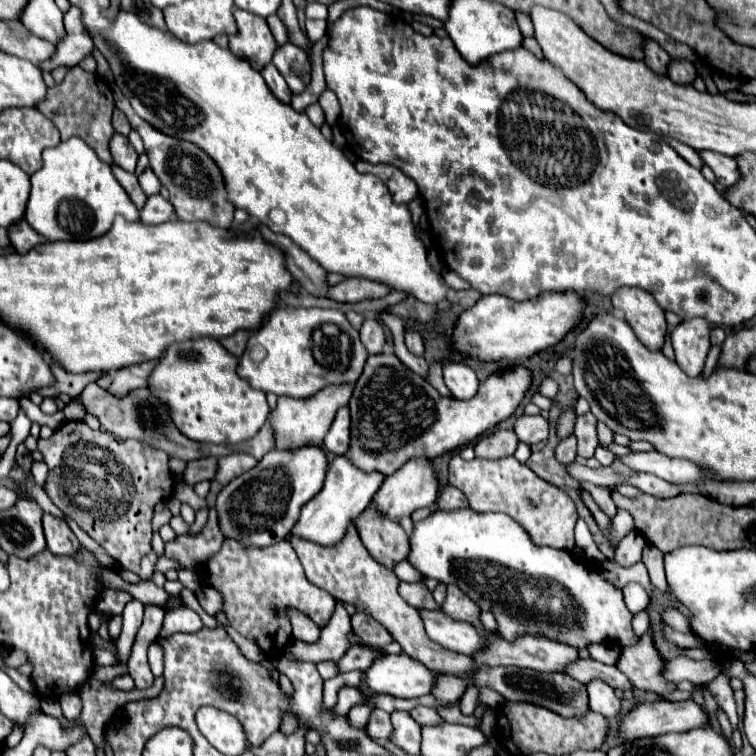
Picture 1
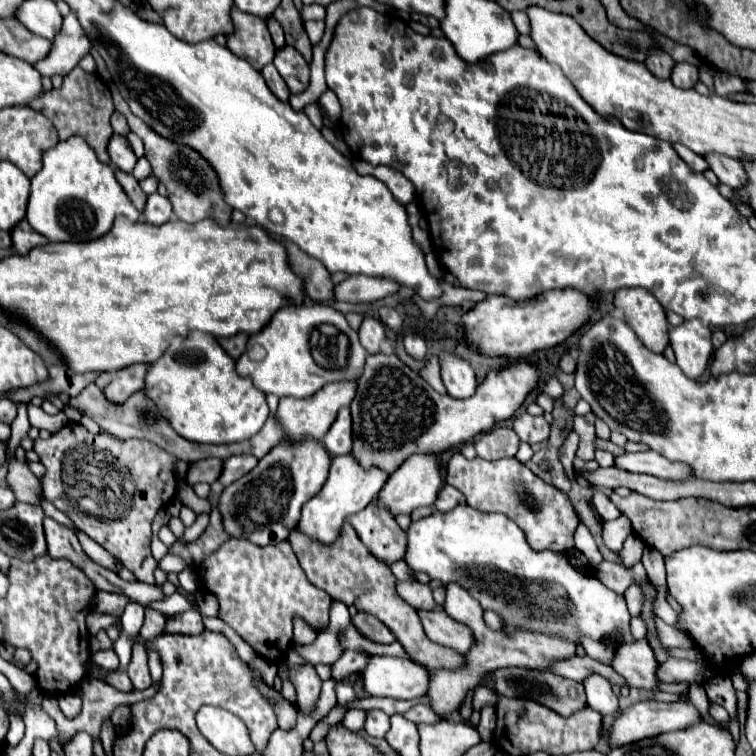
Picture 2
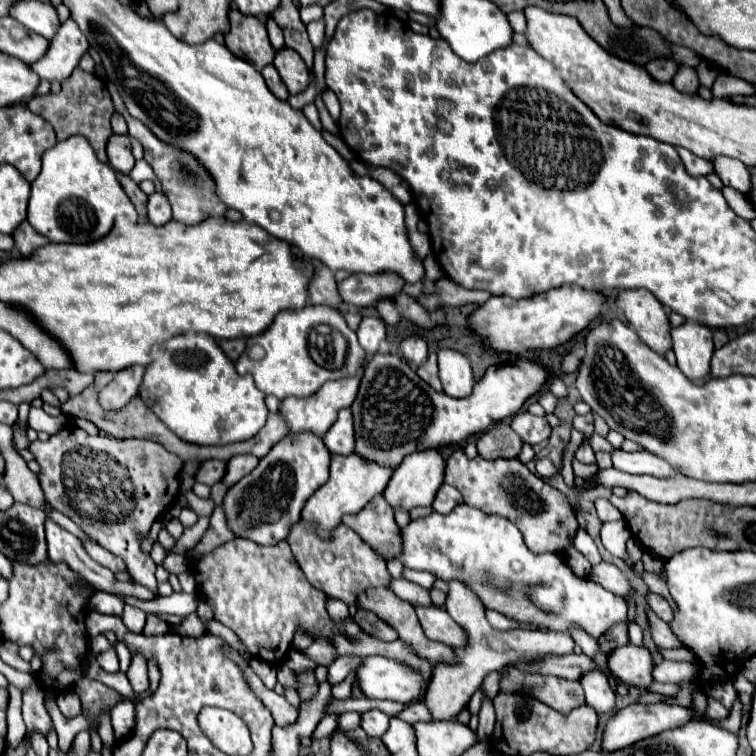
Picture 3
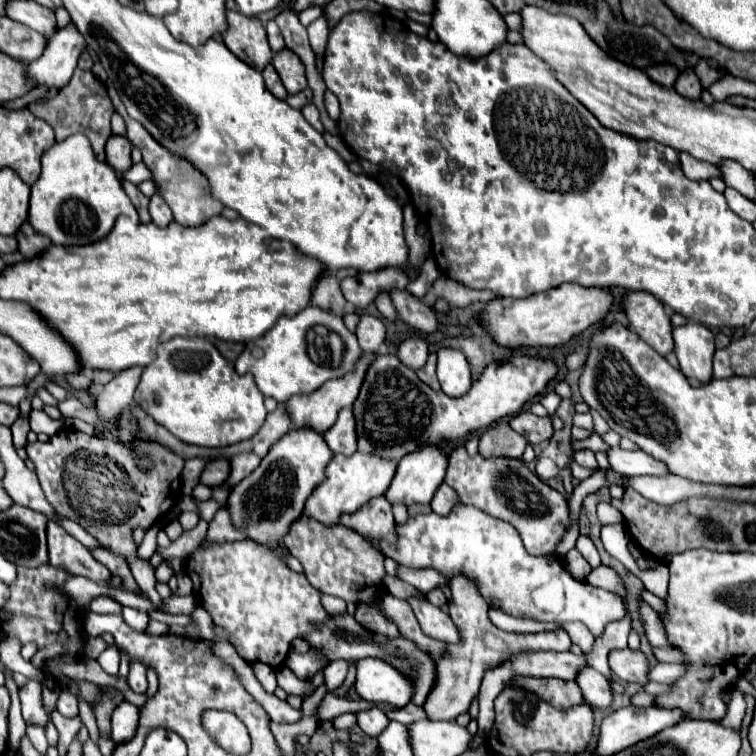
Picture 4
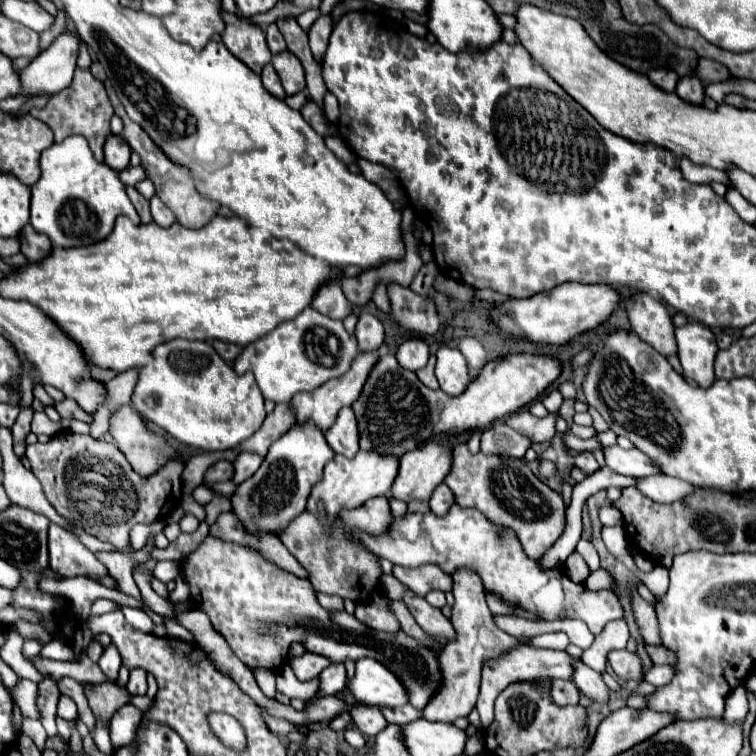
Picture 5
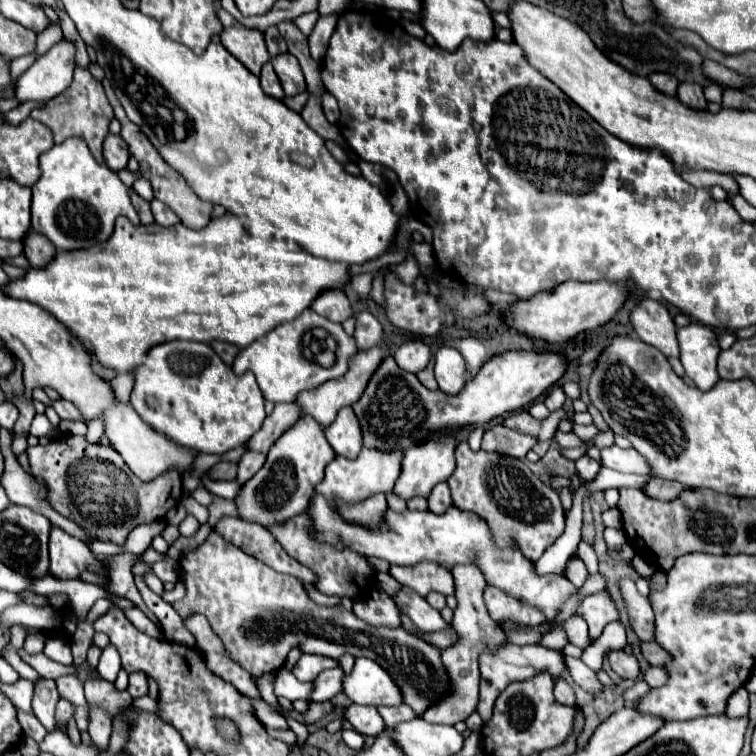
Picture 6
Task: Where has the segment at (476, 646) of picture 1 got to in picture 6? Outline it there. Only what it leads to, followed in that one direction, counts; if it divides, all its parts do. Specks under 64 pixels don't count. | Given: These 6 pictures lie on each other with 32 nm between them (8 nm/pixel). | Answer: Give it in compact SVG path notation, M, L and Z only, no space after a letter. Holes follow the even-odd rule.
M402 588L394 602L414 620L414 624L422 632L426 632L426 634L430 634L430 632L448 632L450 624L442 618L442 614L436 608L432 608L412 588Z

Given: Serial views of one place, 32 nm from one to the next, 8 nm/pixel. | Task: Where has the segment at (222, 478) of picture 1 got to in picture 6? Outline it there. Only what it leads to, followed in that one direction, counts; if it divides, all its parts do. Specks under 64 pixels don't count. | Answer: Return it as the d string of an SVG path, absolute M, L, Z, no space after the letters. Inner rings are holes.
M244 452L242 458L238 460L238 474L236 474L236 482L244 484L246 480L250 480L264 464L266 456L260 452Z

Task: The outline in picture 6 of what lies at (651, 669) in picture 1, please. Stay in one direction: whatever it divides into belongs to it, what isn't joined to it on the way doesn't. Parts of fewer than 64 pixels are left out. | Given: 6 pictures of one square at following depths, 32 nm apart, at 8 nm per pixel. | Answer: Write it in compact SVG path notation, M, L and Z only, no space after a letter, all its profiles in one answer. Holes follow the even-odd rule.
M614 650L608 654L608 662L622 680L636 680L640 676L640 664L634 654L628 654L624 650Z

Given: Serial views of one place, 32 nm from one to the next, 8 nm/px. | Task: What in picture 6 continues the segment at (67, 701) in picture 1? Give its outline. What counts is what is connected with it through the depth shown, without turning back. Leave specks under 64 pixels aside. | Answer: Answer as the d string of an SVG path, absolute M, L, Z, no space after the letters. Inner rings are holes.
M64 698L58 701L56 705L56 720L58 722L68 722L72 716L74 716L74 704L72 702L68 702L68 700L64 700Z

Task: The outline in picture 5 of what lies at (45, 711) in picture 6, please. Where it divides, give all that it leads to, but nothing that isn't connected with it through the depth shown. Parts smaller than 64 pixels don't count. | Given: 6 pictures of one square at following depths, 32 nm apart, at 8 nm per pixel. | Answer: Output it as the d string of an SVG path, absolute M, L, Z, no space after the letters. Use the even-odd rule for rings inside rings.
M54 680L50 682L40 682L40 694L38 694L38 710L42 714L42 726L48 732L48 738L58 736L58 728L56 728L56 704L60 698L60 690L56 686Z

